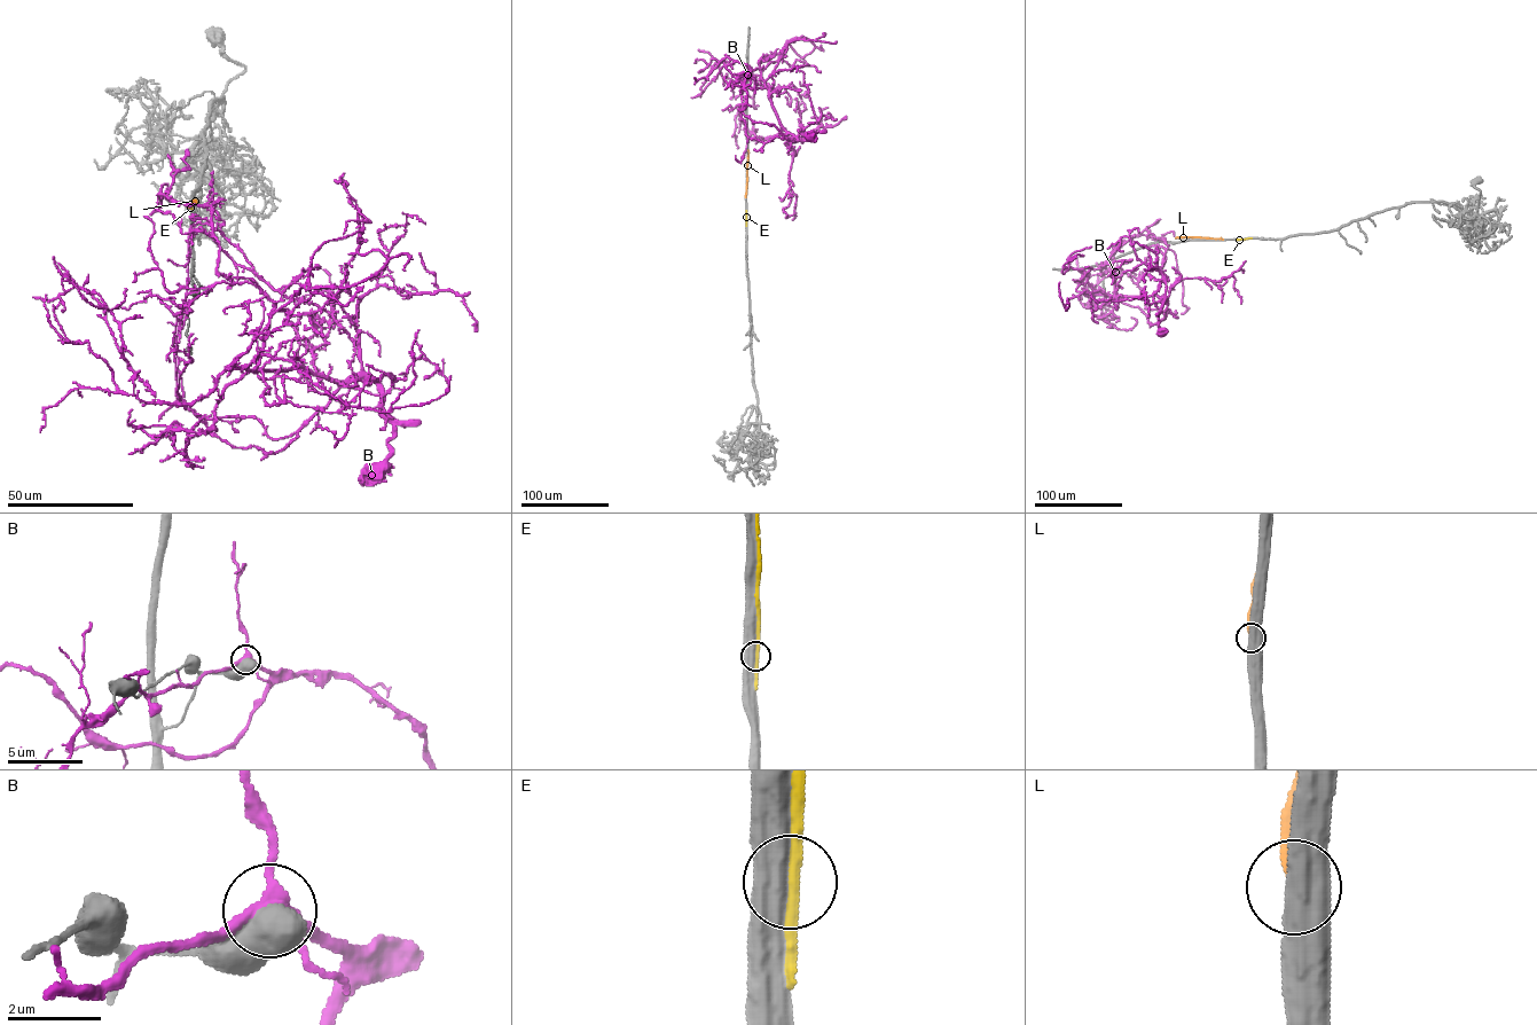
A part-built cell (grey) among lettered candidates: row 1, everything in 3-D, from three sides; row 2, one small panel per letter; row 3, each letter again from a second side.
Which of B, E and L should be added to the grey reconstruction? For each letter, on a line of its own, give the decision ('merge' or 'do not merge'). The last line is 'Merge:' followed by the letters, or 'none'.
B: do not merge
E: do not merge
L: do not merge
Merge: none

